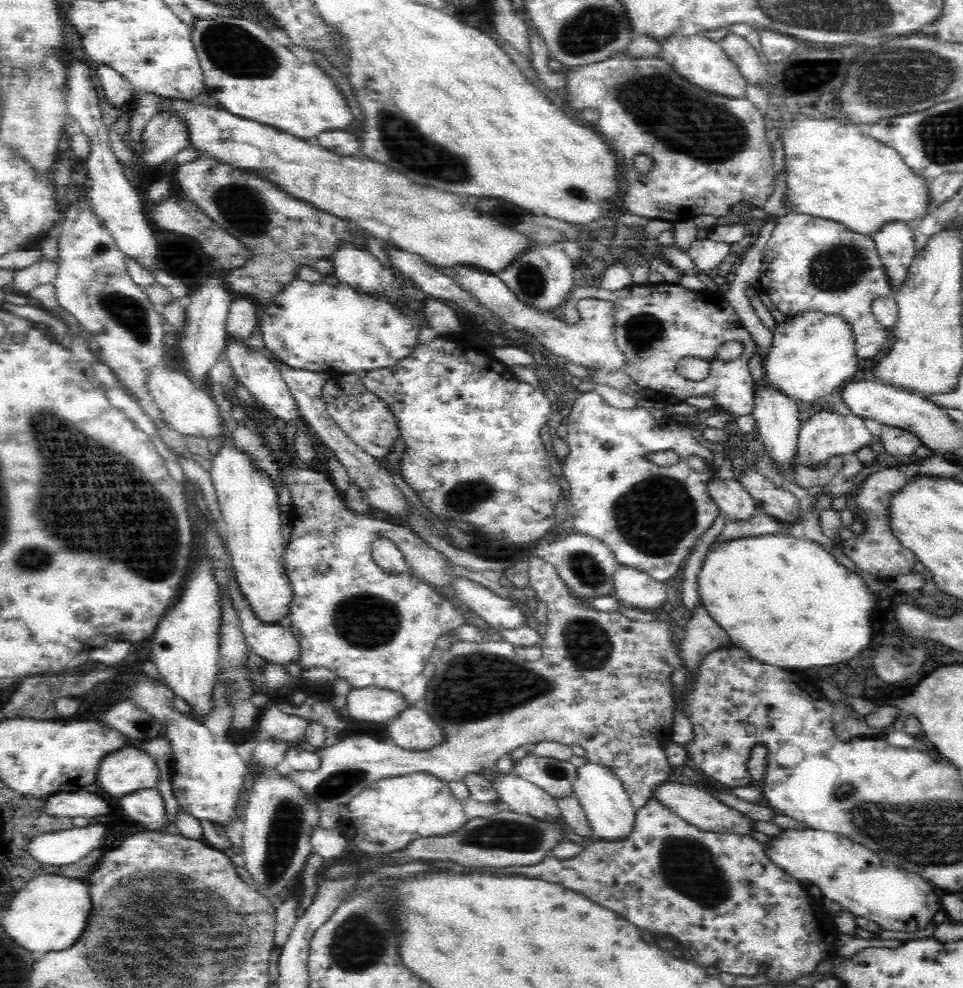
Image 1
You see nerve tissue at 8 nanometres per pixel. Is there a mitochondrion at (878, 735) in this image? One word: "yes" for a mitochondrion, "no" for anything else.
no

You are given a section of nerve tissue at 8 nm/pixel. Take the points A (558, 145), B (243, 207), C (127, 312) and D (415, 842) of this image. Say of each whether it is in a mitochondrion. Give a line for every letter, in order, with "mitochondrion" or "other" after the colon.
A: other
B: mitochondrion
C: mitochondrion
D: other

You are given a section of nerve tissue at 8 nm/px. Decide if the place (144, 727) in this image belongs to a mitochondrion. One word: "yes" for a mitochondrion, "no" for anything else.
no

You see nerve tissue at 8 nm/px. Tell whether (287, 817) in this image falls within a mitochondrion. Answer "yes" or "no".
yes

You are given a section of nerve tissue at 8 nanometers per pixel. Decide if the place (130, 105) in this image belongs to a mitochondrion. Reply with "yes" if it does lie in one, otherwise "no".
no

